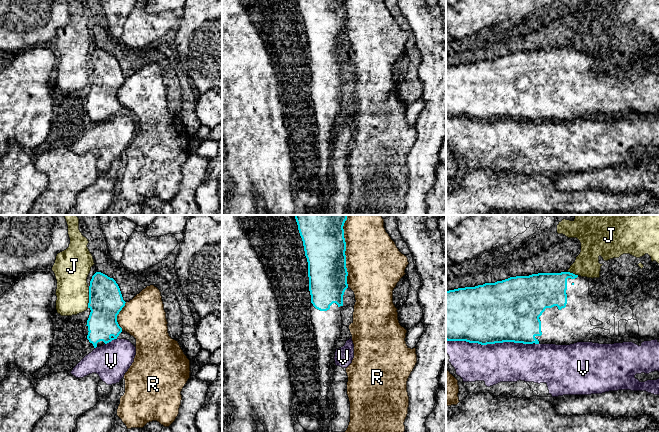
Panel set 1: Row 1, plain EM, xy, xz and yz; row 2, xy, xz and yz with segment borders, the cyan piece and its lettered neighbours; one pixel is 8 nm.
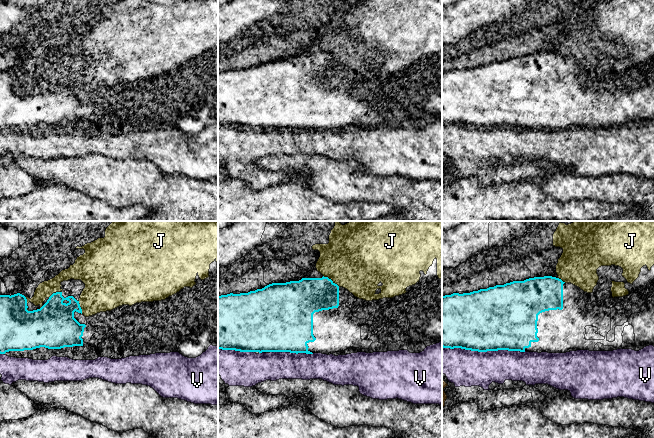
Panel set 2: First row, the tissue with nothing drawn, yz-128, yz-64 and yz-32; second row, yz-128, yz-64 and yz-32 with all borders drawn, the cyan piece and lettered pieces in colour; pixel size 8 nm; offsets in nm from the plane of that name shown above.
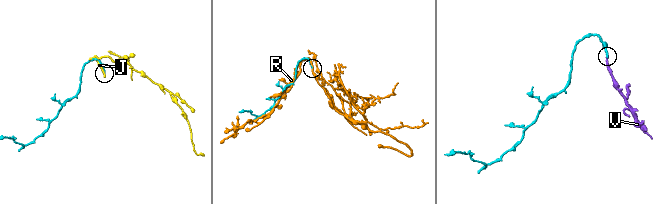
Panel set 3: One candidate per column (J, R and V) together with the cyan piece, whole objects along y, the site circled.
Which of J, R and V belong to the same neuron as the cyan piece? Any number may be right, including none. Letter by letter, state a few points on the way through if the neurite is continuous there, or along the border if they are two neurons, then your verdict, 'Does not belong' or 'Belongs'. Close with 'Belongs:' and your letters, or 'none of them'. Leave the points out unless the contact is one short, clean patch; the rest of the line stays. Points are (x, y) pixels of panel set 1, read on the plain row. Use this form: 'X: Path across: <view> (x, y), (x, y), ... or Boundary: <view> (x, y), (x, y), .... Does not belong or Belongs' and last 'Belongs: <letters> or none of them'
J: Does not belong
R: Does not belong
V: Does not belong
Belongs: none of them

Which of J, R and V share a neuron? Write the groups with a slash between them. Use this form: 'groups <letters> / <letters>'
groups J / R / V

